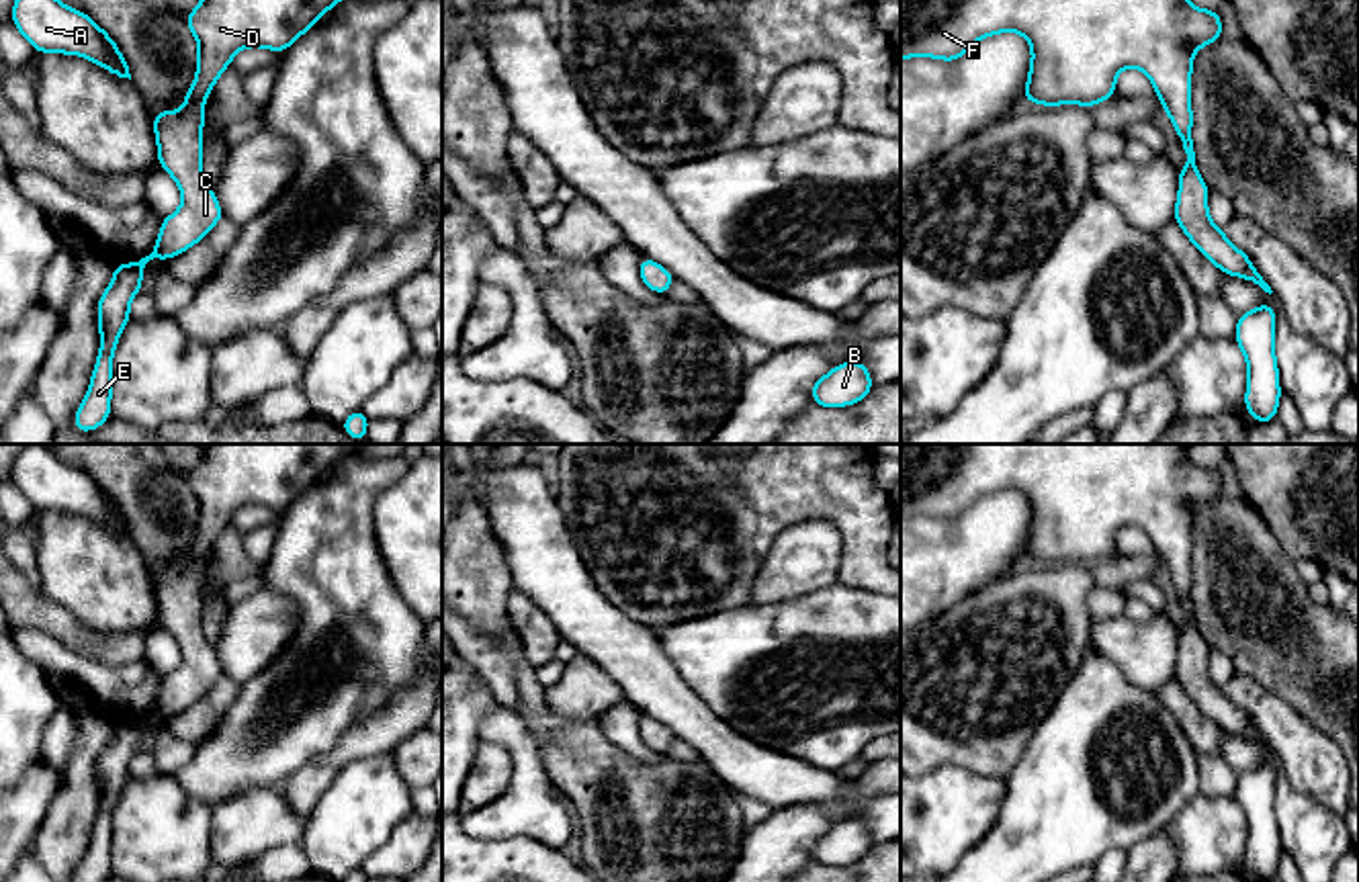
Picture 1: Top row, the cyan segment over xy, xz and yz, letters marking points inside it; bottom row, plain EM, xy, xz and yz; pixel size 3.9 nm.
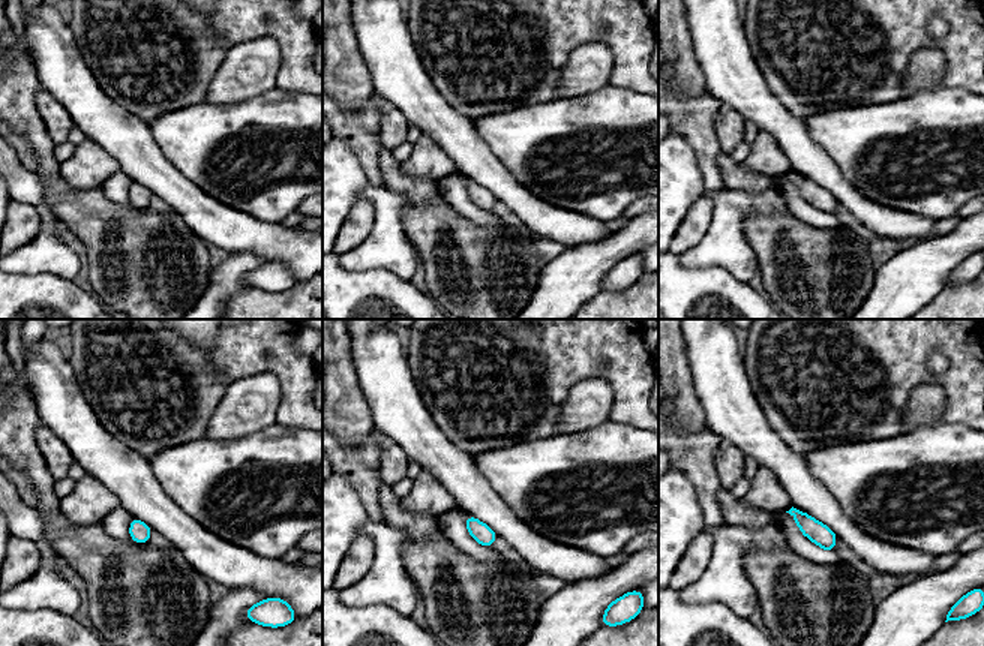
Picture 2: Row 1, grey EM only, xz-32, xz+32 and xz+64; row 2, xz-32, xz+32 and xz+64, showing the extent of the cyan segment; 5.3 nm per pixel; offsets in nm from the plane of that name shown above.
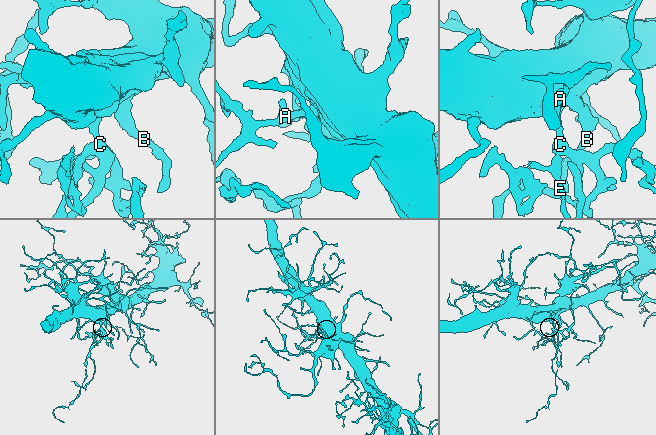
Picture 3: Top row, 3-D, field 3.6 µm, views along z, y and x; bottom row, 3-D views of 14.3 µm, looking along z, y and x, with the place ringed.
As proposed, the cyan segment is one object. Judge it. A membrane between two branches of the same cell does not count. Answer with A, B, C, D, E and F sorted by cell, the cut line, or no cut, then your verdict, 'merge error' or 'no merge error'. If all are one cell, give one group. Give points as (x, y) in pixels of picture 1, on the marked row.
A B C D E F; no cut; no merge error

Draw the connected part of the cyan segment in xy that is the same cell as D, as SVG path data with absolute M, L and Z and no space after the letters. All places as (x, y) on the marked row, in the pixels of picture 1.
M201 0L186 14L199 43L196 78L184 96L184 108L158 111L154 133L158 164L178 184L182 205L162 219L160 237L149 256L133 264L115 264L115 276L98 299L100 352L90 389L72 426L78 432L100 428L111 415L113 354L123 327L131 321L129 301L141 291L149 260L170 260L203 239L223 211L201 170L205 96L244 47L266 47L282 53L340 0Z

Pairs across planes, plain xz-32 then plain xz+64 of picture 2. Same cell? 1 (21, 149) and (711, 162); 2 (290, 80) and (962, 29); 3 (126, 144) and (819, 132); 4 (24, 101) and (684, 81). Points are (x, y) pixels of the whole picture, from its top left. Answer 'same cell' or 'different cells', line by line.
1: same cell
2: same cell
3: different cells
4: same cell

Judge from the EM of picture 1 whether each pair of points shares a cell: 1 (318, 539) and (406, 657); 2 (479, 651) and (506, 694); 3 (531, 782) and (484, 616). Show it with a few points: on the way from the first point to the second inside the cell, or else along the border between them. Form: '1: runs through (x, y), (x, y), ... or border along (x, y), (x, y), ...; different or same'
1: runs through (330, 567), (342, 594), (377, 629); same
2: runs through (490, 662), (502, 684); same
3: border along (514, 711), (539, 739), (541, 752); different

